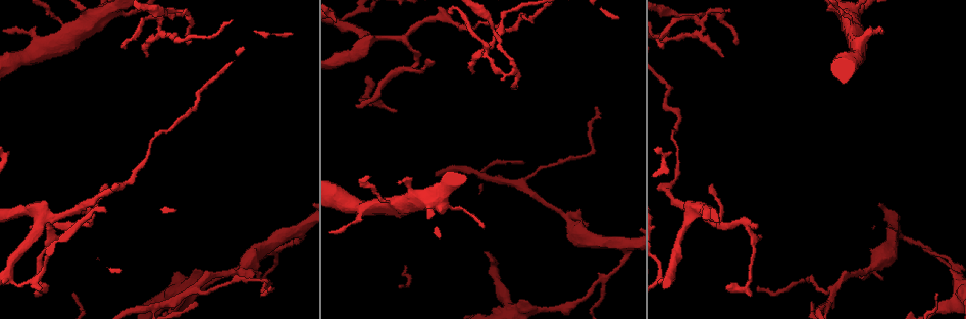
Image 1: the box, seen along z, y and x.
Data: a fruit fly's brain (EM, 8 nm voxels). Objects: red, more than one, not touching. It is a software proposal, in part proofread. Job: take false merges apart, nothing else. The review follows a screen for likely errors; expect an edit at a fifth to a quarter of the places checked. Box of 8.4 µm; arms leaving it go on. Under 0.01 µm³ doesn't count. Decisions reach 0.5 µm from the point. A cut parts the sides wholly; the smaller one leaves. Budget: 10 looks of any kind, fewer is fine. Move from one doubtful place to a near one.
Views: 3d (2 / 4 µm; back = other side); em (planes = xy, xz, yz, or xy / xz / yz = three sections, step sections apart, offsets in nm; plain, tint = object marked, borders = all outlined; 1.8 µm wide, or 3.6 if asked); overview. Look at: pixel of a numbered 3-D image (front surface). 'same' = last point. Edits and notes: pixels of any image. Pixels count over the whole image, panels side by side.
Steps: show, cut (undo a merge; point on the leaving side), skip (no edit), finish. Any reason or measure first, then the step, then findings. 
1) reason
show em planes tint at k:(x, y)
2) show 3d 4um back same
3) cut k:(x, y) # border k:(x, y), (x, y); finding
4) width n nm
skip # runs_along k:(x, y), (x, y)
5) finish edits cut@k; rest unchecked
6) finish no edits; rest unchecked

show 3d 4um back at 1:(689, 215)

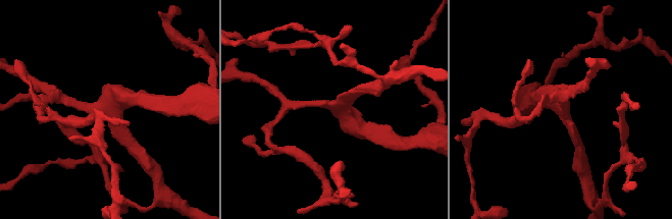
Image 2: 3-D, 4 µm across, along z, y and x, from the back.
arms 3; arm_widths 160, 200, 300 nm
show em planes tint at 2:(335, 104)

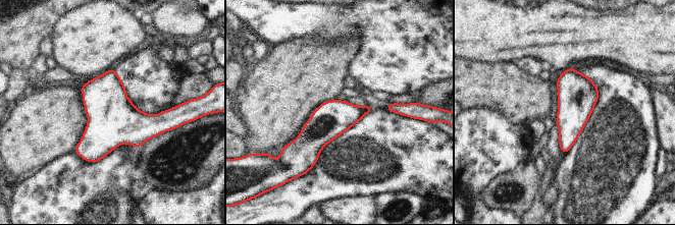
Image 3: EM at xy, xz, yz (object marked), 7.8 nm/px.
width 280 nm
skip # continuous, no second neuron

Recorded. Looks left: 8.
sharp bend
show 3d 2um at 1:(366, 95)

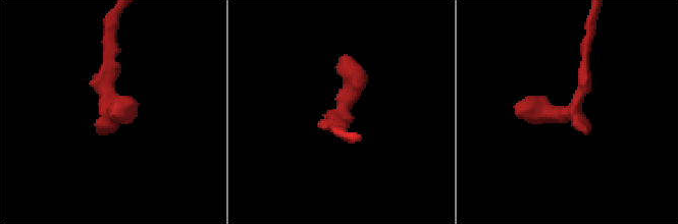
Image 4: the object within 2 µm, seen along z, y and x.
now the EM
show em xz step 16 tint at 4:(563, 117)

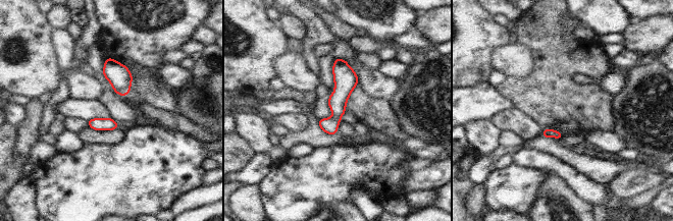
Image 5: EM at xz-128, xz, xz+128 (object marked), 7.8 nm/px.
show em yz step 16 tint same

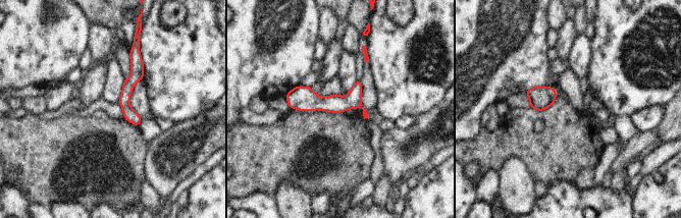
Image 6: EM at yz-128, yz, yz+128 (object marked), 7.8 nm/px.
skip # runs_along 6:(289, 96), (358, 103), (366, 116); continuous, no second neuron

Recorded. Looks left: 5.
sudden change in width
show 3d 2um at 1:(506, 299)

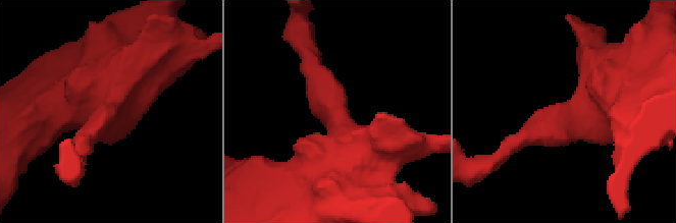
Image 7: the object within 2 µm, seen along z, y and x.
arms 3; arm_widths 170, 360, 400 nm; shape alone is not enough
show em planes borders at 7:(566, 116)

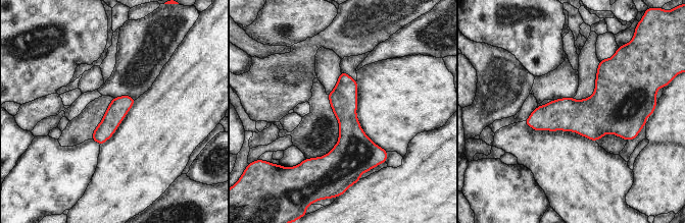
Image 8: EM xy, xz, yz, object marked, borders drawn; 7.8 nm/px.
skip # runs_along 8:(129, 99), (95, 137); all the same neuron

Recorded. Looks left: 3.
branch point
show em xz step 8 tint at 1:(299, 231)

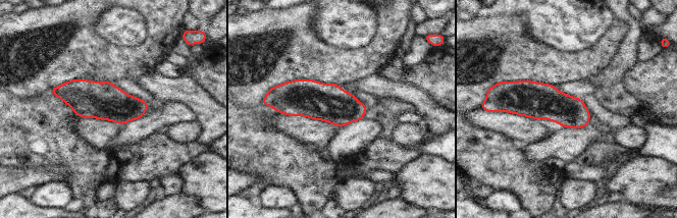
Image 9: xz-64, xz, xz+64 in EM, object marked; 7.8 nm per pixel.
width 240 nm
skip # one neuron here

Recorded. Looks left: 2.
finish no edits; rest unchecked

